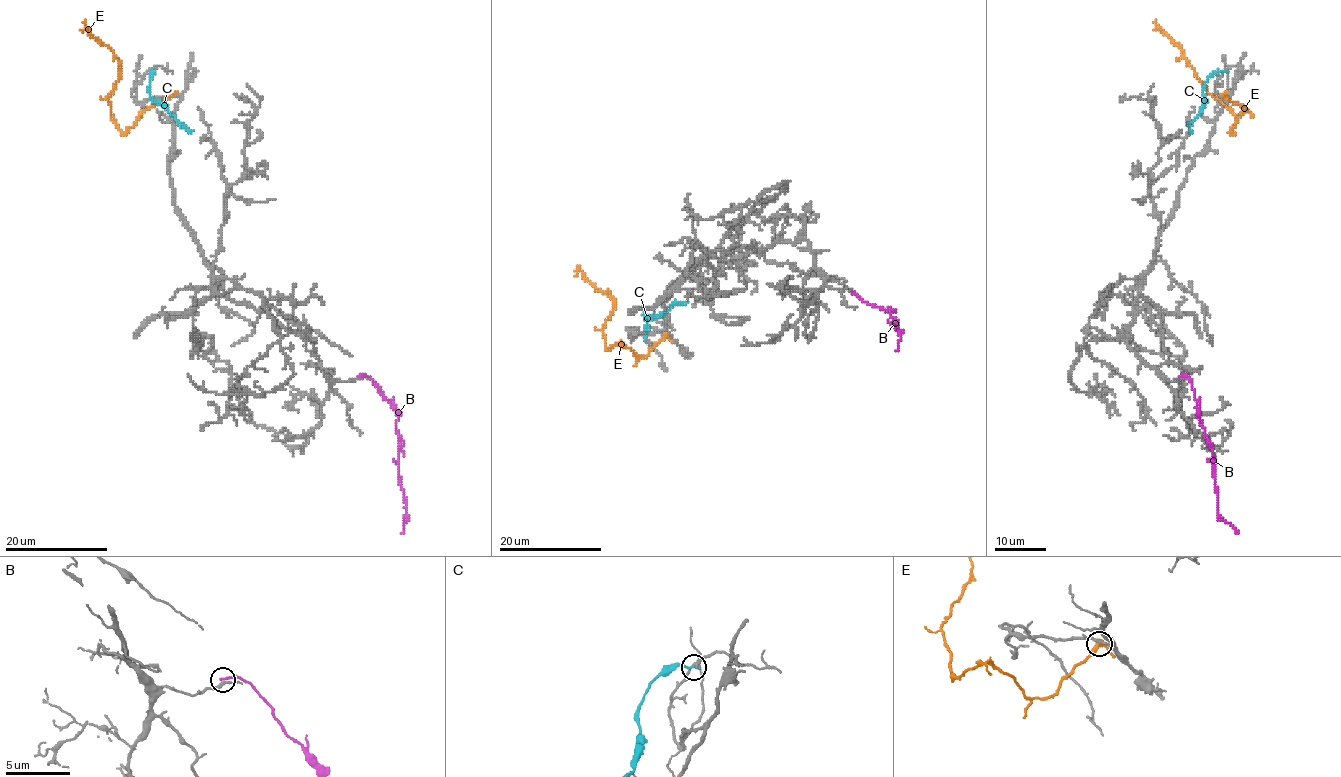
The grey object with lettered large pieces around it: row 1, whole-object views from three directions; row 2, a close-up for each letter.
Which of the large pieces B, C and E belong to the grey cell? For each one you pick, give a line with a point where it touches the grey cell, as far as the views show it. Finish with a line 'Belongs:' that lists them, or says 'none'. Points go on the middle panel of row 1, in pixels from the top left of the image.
Belongs: none

